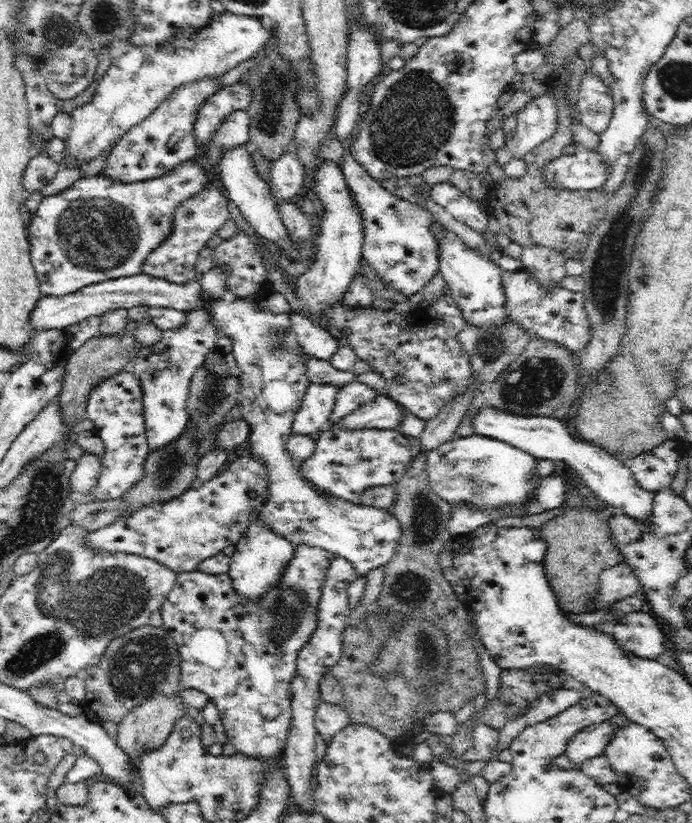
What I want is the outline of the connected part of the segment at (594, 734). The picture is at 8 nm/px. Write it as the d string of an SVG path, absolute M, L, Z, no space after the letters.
M618 712L606 722L596 722L592 726L586 726L578 731L569 741L565 750L565 755L573 762L574 768L580 768L582 762L605 754L611 738L618 727L625 724L627 718Z

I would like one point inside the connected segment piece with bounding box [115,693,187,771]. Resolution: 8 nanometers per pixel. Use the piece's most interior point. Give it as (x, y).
(147, 726)

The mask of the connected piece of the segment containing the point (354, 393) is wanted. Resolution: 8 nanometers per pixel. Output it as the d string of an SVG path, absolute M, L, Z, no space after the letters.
M350 382L349 385L342 386L336 396L332 414L330 414L329 422L331 427L340 424L346 418L346 415L354 409L371 402L377 394L376 390L368 388L364 382Z

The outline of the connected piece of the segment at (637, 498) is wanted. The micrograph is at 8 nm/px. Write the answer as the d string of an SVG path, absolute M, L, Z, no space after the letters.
M484 407L474 415L472 423L478 435L508 443L537 459L562 460L575 470L578 480L592 490L596 499L618 512L644 523L650 518L654 494L643 490L638 484L630 465L621 462L618 456L608 453L604 447L598 446L598 443L586 442L572 436L560 419L548 416L518 416L505 413L502 409Z

